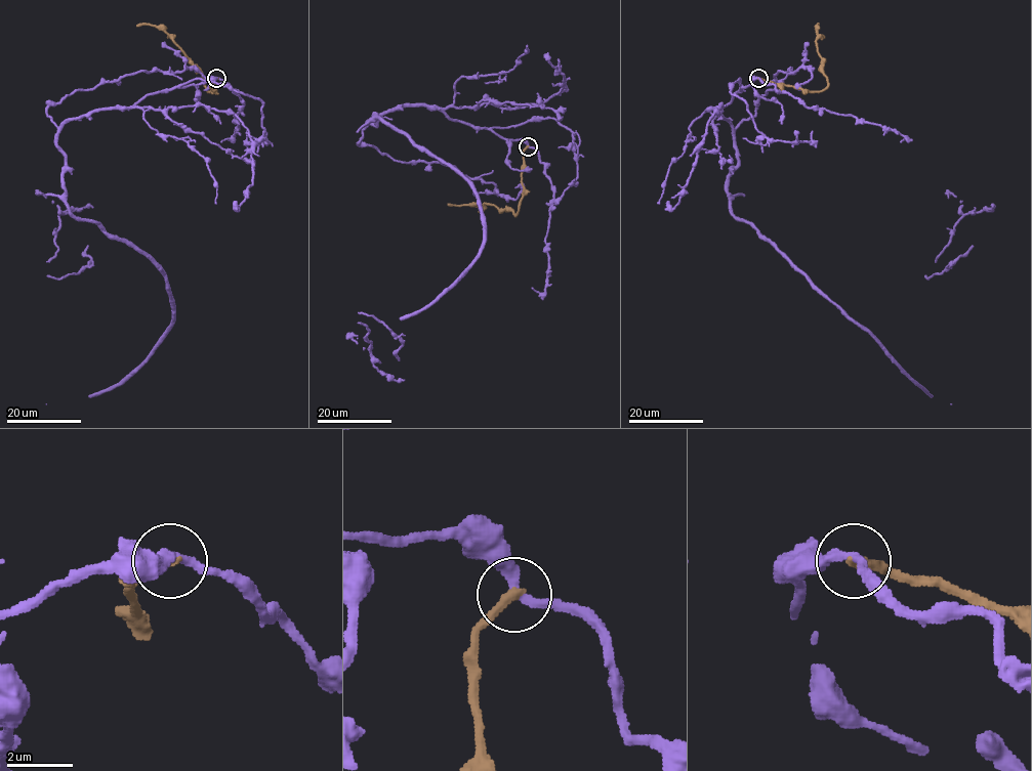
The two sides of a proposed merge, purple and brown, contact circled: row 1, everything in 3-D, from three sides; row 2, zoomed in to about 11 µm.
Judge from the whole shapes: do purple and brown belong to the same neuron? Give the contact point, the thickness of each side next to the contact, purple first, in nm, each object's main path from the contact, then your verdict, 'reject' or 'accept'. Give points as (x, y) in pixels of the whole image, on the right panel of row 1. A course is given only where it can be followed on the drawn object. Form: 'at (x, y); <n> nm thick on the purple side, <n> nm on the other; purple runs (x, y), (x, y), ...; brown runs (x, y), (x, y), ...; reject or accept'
at (758, 78); 280 nm thick on the purple side, 320 nm on the other; purple runs (758, 79), (717, 110), (731, 124), (737, 155), (729, 210), (926, 393), (935, 261), (964, 215), (992, 207); brown runs (758, 79), (810, 91), (821, 91), (827, 86), (817, 49), (818, 24), (816, 26); reject

